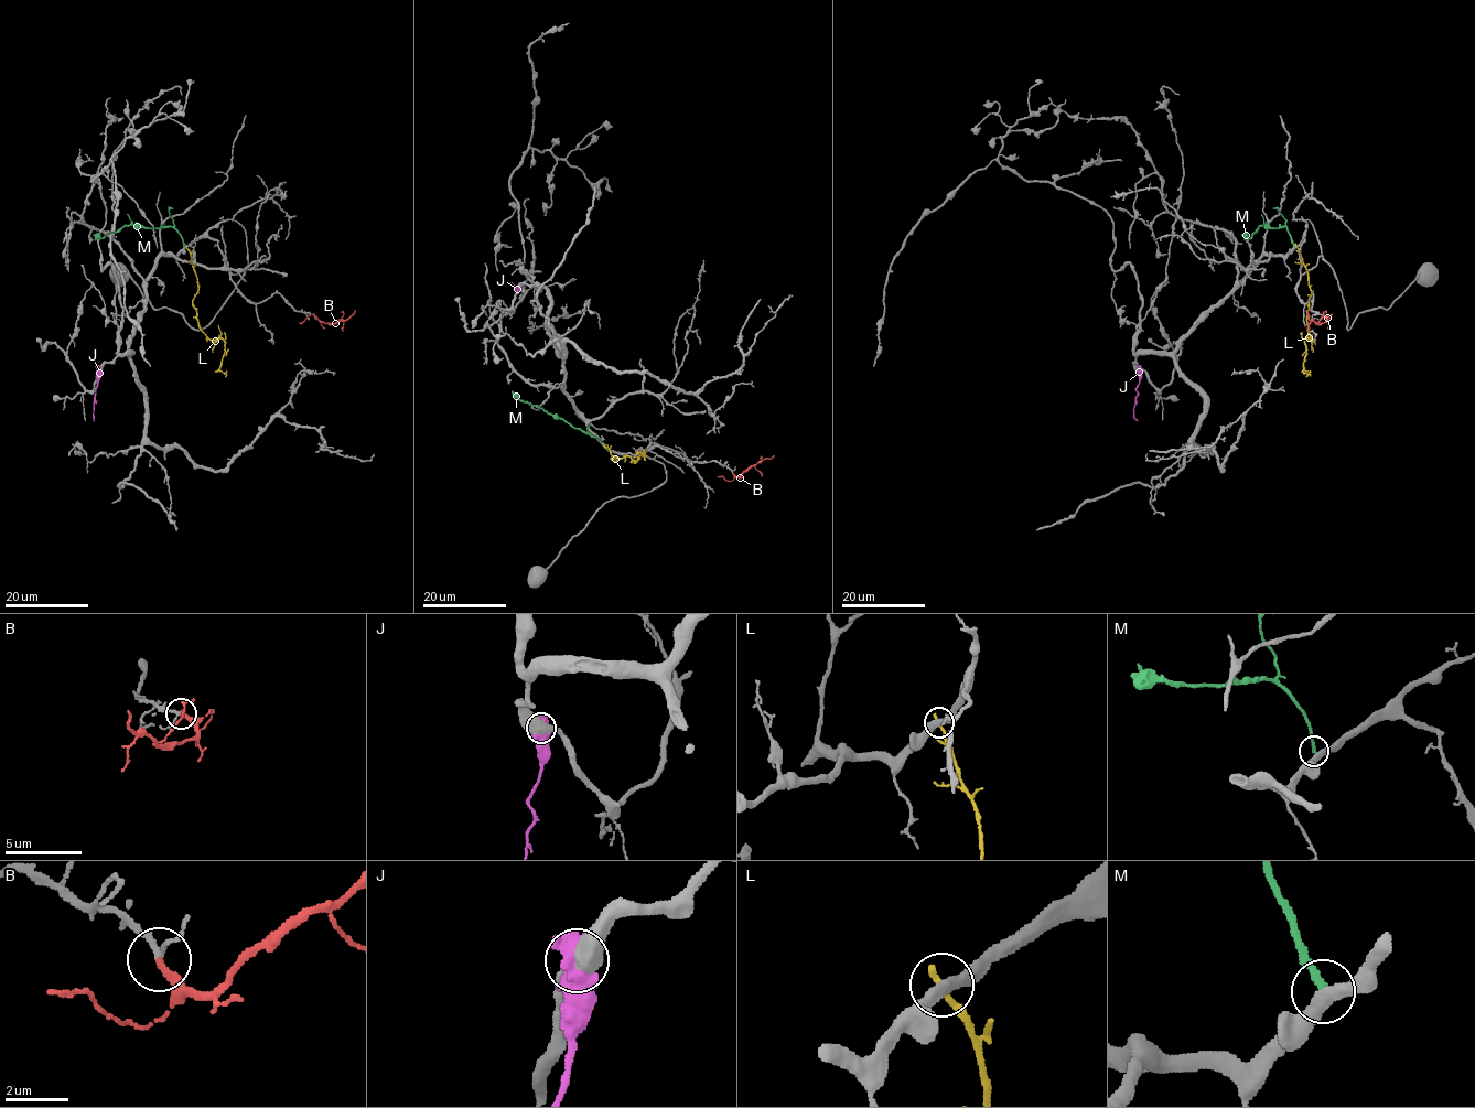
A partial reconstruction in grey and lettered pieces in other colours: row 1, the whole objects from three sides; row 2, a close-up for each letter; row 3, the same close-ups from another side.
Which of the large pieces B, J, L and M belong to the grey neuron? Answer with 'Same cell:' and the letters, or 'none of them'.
Same cell: B

